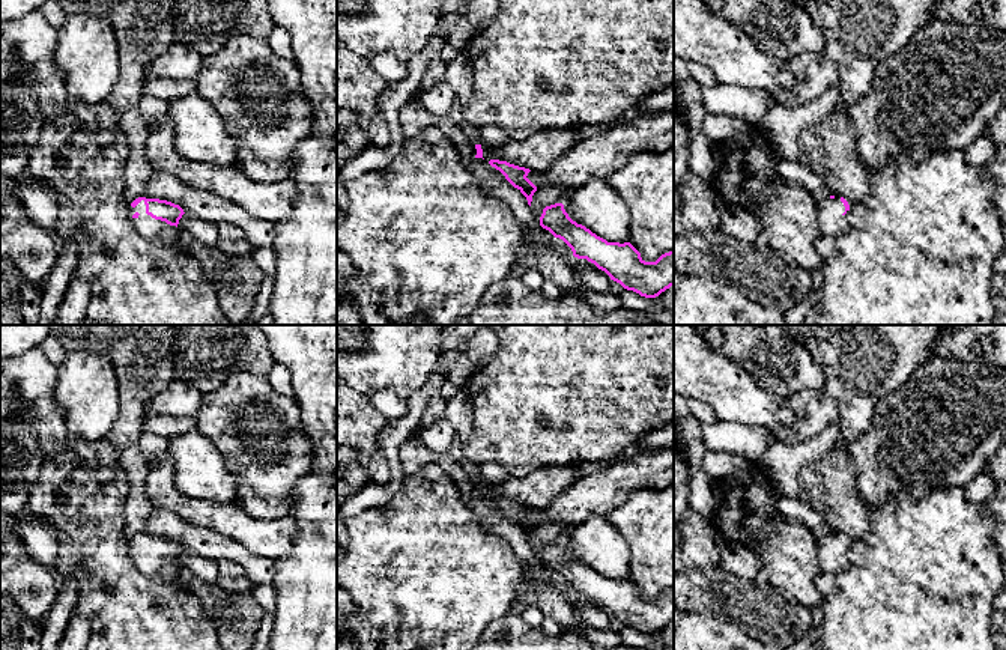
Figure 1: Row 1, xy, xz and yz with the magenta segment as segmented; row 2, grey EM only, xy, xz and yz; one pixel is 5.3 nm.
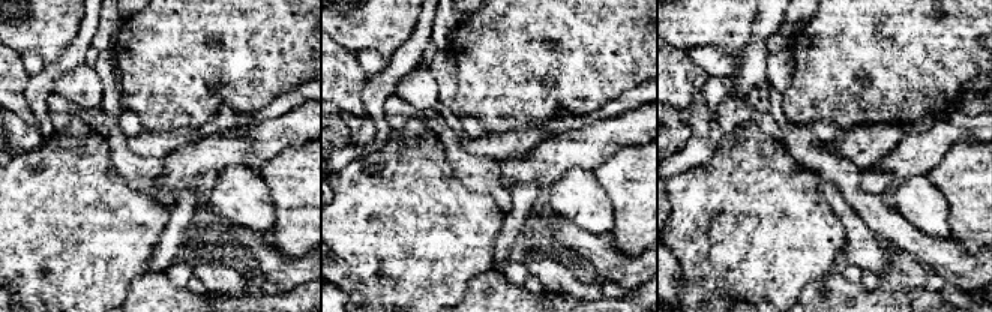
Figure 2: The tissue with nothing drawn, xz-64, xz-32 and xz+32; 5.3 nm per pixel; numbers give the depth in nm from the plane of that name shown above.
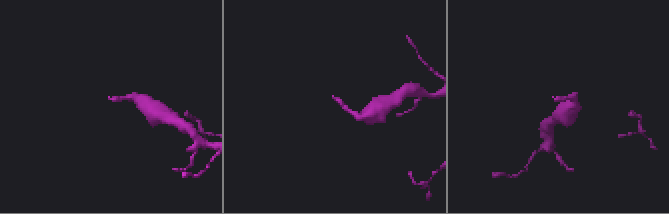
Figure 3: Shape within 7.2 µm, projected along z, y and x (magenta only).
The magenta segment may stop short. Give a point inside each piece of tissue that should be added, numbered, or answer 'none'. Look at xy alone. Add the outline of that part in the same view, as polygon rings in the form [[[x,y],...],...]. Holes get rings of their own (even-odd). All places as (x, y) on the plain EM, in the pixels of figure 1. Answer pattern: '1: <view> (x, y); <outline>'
1: xy (149, 564); [[[141,537],[135,545],[129,540],[129,554],[132,563],[144,575],[161,575],[167,579],[176,579],[182,575],[179,564],[170,563],[165,558],[155,557],[146,551],[144,537]],[[131,539],[132,540],[132,539]]]

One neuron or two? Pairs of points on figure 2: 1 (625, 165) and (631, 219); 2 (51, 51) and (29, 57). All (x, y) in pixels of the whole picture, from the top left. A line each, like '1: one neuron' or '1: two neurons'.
1: one neuron
2: two neurons

